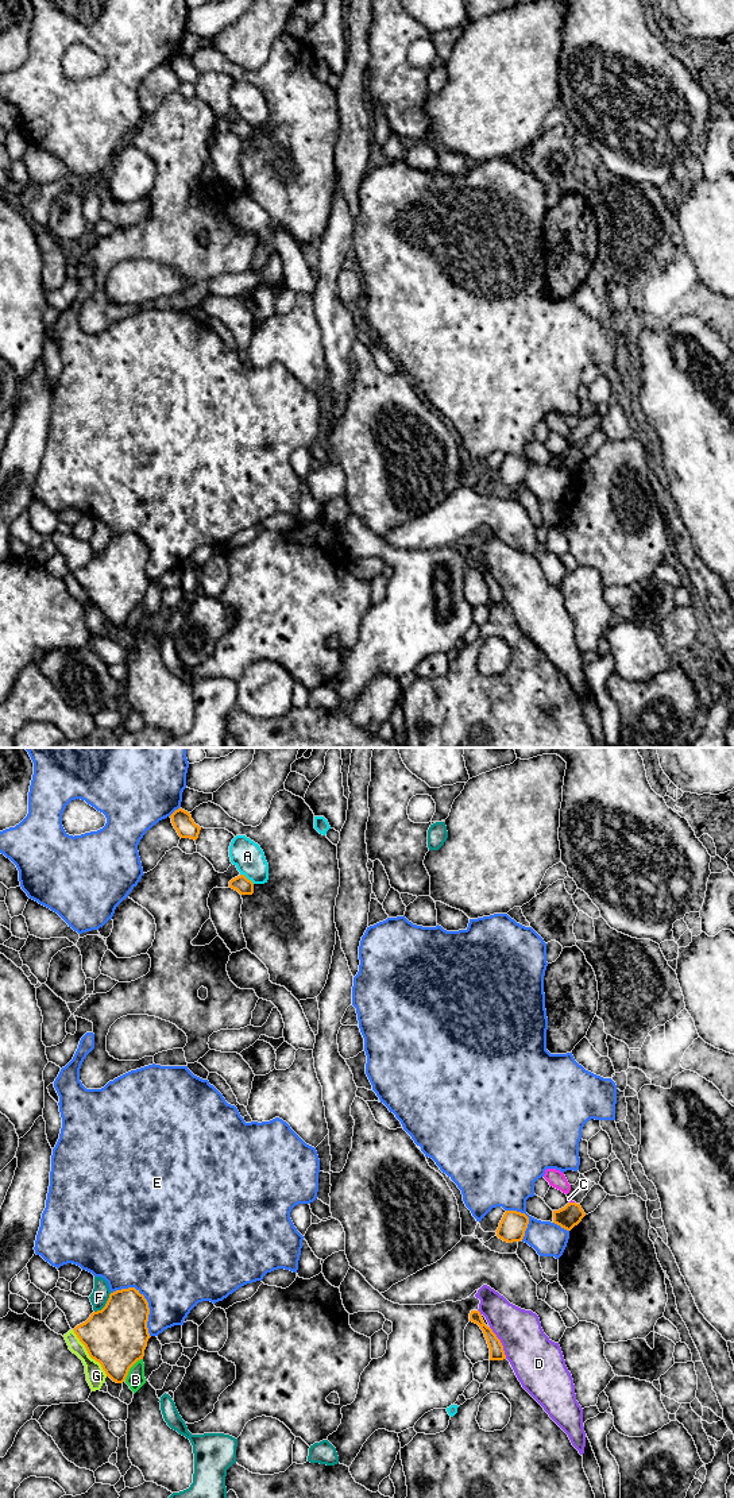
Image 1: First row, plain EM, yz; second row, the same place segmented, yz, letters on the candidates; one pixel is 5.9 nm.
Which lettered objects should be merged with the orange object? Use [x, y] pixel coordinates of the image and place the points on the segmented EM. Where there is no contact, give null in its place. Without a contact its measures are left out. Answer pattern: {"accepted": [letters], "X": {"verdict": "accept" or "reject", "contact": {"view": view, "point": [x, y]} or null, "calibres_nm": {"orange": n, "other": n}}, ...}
{"accepted": [], "A": {"verdict": "reject", "contact": {"view": "yz", "point": [246, 877]}, "calibres_nm": {"orange": 100, "other": 180}}, "B": {"verdict": "reject", "contact": {"view": "yz", "point": [130, 1367]}, "calibres_nm": {"orange": 380, "other": 110}}, "C": {"verdict": "reject", "contact": {"view": "yz", "point": [572, 1203]}, "calibres_nm": {"orange": 140, "other": 20}}, "D": {"verdict": "reject", "contact": {"view": "yz", "point": [501, 1343]}, "calibres_nm": {"orange": 90, "other": 300}}, "E": {"verdict": "reject", "contact": {"view": "yz", "point": [146, 1300]}, "calibres_nm": {"orange": 340, "other": 480}}, "F": {"verdict": "reject", "contact": {"view": "yz", "point": [105, 1304]}, "calibres_nm": {"orange": 380, "other": 100}}, "G": {"verdict": "reject", "contact": {"view": "yz", "point": [88, 1352]}, "calibres_nm": {"orange": 380, "other": 110}}}

